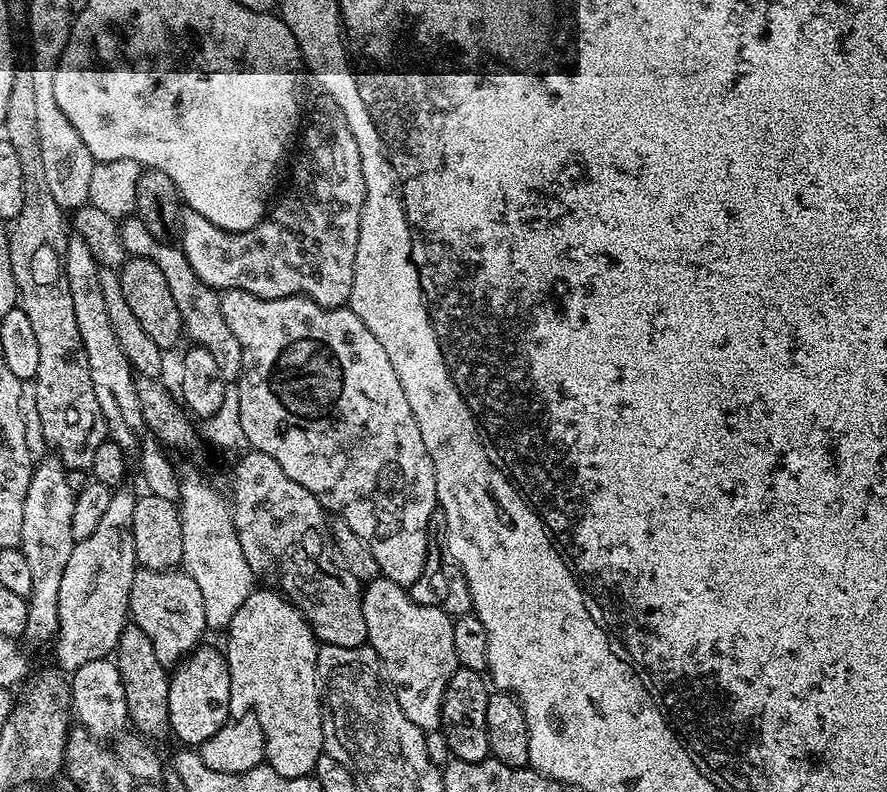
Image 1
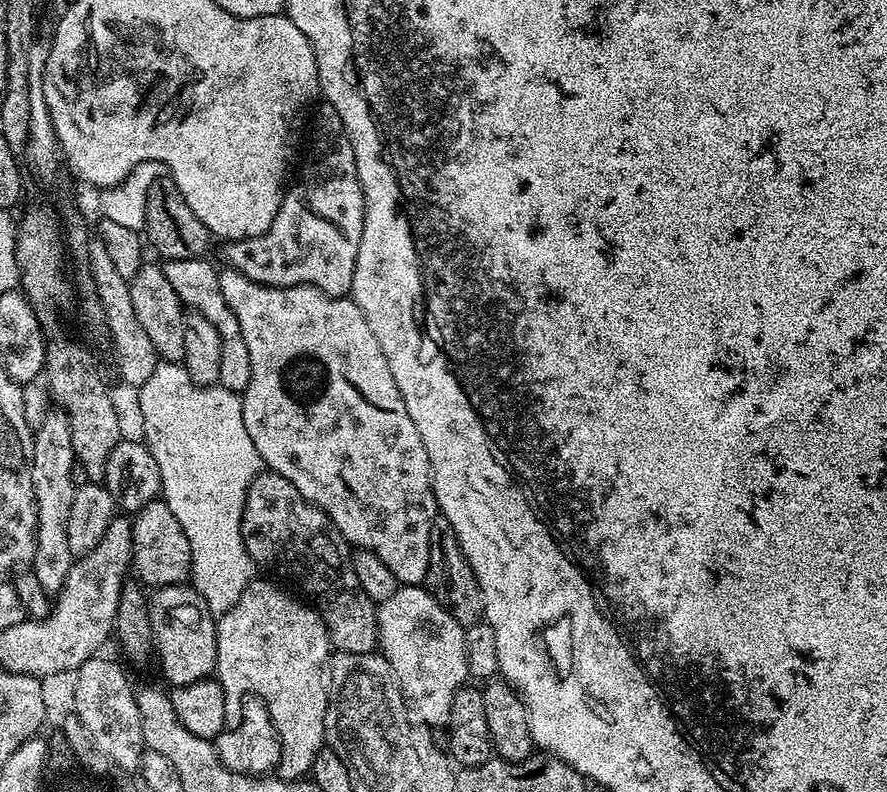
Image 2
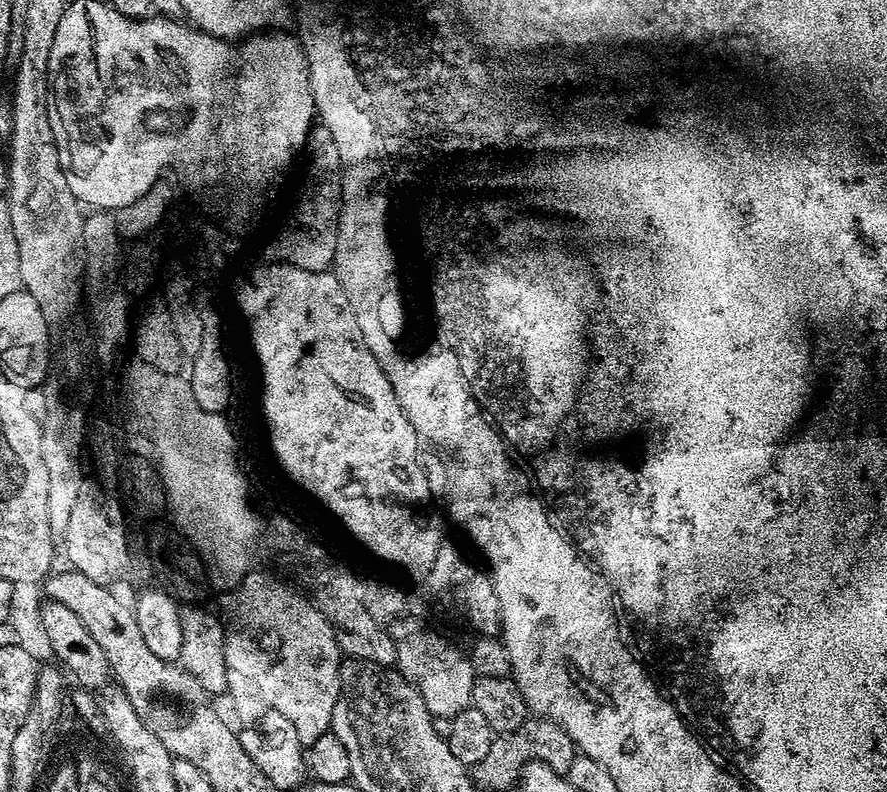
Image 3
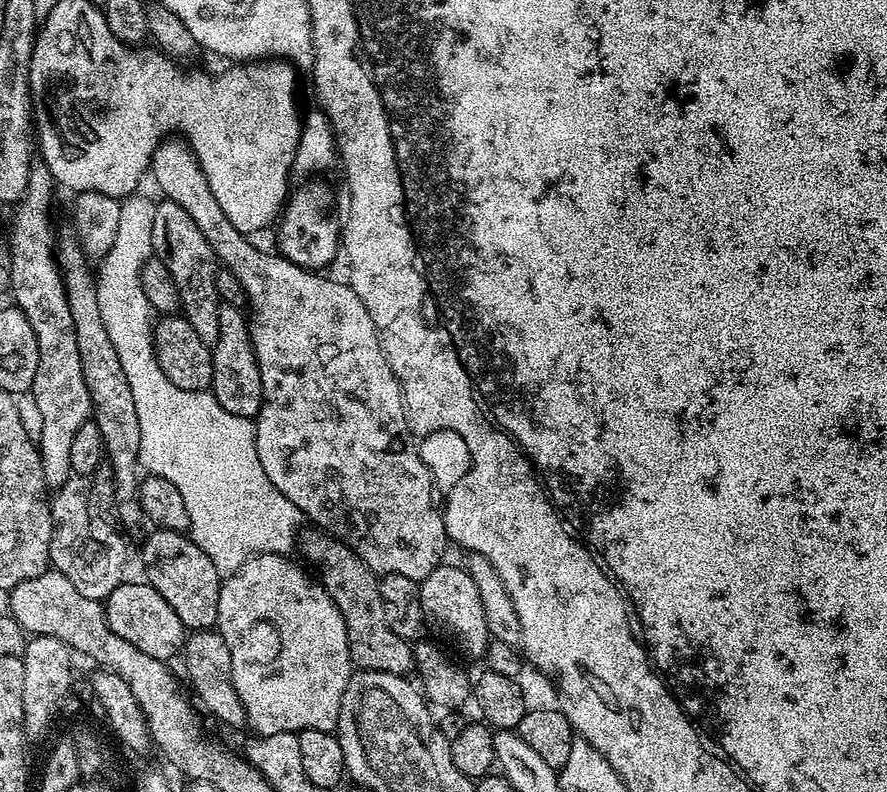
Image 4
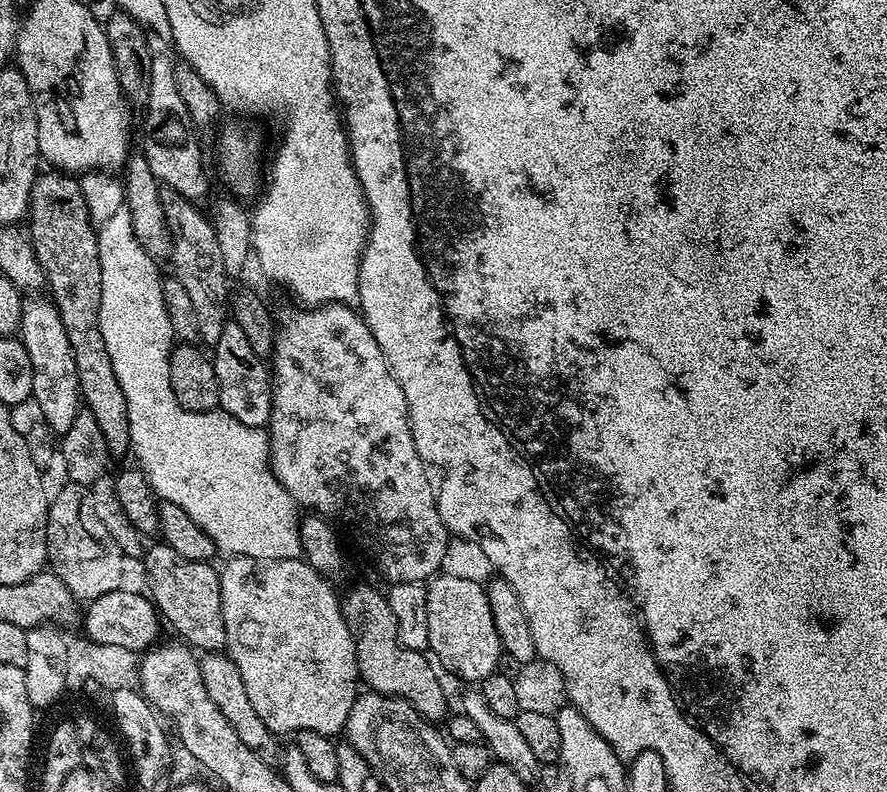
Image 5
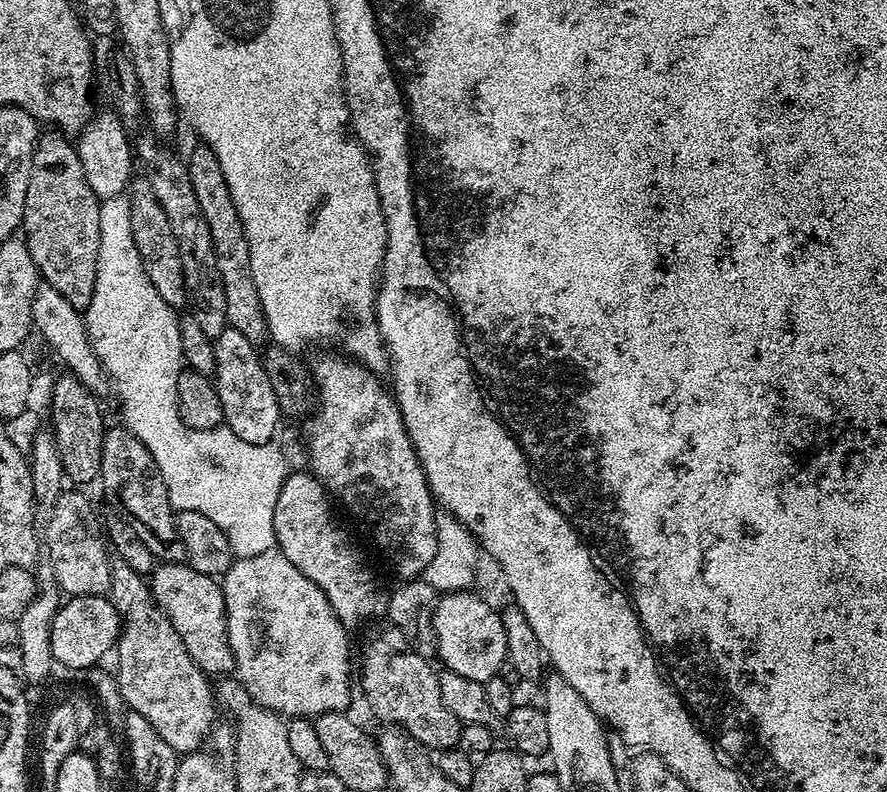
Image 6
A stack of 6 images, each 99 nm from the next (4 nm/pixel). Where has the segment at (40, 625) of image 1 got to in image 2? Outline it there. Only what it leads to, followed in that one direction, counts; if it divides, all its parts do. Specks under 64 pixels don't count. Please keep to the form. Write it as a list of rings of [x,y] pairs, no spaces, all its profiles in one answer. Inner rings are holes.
[[[59,410],[49,411],[40,428],[35,429],[32,441],[32,489],[36,499],[36,545],[30,571],[42,582],[42,590],[59,593],[64,579],[72,569],[74,557],[66,538],[70,518],[70,502],[74,502],[77,481],[72,481],[72,464],[77,463],[70,438],[70,422]]]

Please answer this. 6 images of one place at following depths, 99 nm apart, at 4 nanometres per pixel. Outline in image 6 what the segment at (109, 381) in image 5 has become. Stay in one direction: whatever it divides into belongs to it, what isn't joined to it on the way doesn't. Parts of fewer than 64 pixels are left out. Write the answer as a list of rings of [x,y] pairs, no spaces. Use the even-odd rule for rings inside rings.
[[[58,130],[41,133],[23,202],[22,236],[43,283],[54,286],[70,306],[81,310],[94,298],[98,250],[103,244],[101,203],[86,179],[71,139]]]

